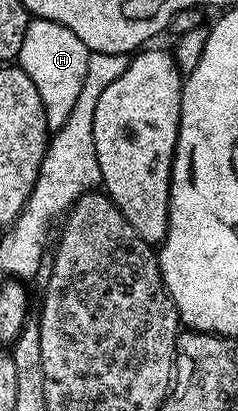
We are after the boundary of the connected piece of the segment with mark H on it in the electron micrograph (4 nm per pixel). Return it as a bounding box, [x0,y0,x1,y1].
[17,18,90,130]

